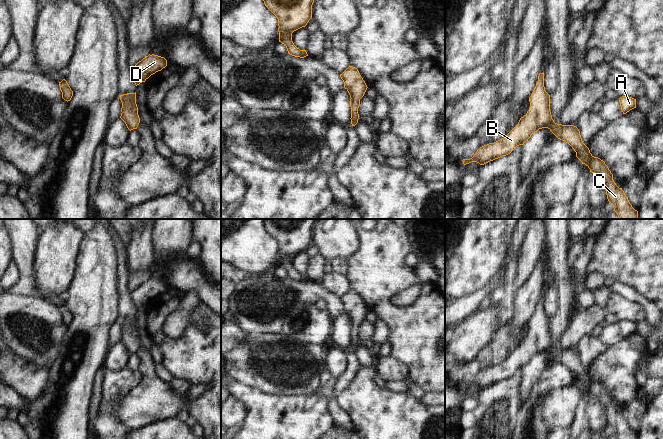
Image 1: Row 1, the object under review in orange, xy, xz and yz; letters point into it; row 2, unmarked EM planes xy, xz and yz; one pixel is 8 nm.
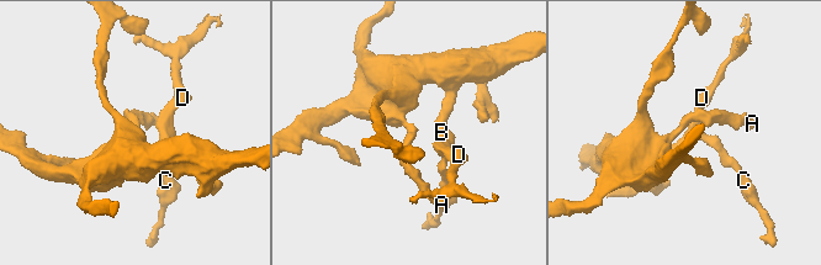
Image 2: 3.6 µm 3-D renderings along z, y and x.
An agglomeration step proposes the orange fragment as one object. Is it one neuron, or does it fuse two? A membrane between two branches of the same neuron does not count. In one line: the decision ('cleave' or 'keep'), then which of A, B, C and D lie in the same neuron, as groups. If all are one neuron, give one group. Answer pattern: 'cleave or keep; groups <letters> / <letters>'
keep; groups A B C D

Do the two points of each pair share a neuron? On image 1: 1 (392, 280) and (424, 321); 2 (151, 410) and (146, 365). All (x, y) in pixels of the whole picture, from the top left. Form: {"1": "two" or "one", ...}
{"1": "one", "2": "one"}

